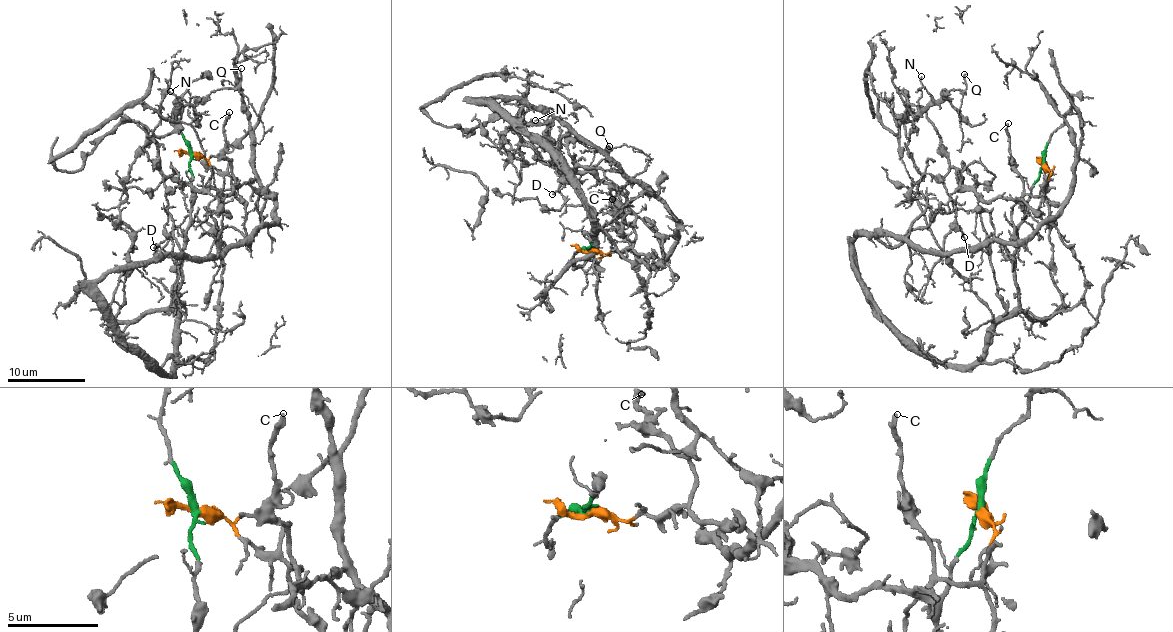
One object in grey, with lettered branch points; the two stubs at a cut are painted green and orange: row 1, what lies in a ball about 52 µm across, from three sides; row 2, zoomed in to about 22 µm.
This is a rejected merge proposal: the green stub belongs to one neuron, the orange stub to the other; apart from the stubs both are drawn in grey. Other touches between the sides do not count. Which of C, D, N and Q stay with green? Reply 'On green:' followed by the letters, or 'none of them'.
On green: none of them

